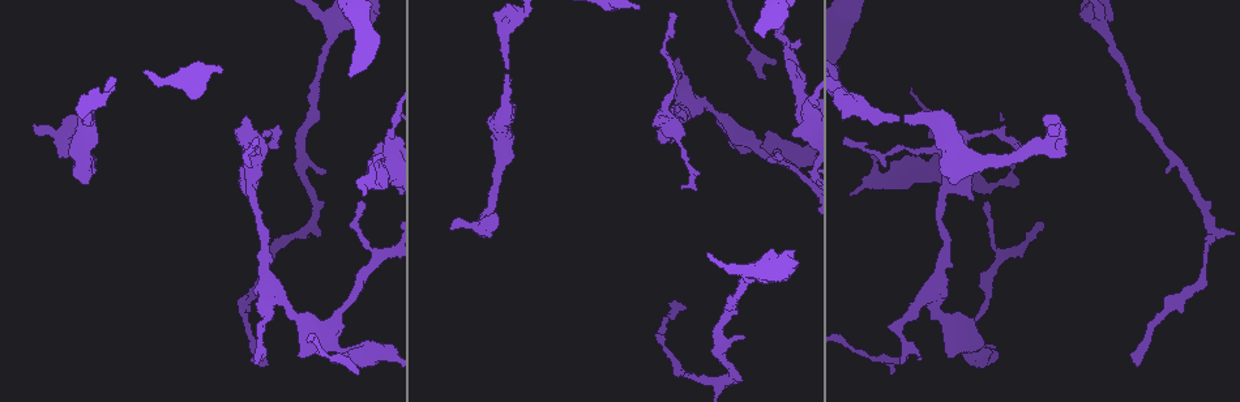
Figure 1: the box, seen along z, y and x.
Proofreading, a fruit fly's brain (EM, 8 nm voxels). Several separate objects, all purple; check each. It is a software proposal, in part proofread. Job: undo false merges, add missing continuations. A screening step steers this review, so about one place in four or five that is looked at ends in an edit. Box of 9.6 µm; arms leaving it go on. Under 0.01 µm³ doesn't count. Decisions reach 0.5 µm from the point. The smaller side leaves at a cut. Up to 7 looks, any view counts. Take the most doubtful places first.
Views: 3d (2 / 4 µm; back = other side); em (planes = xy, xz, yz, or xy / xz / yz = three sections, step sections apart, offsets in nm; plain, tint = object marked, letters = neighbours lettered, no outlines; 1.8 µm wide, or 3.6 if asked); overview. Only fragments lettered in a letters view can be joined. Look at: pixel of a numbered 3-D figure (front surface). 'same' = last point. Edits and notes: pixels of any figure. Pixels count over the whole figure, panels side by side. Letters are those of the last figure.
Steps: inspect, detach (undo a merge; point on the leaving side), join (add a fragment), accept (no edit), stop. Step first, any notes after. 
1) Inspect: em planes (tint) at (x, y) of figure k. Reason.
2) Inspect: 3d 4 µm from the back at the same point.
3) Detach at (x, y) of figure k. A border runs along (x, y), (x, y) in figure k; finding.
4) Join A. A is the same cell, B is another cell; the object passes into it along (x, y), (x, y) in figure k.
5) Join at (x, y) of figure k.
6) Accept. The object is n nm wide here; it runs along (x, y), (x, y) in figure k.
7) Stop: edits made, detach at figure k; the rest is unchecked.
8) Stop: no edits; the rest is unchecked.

Inspect: em planes (letters) at (797, 83) of figure 1. Stops while still wide.

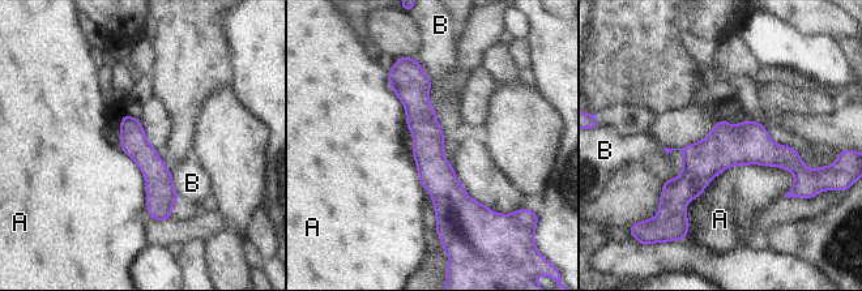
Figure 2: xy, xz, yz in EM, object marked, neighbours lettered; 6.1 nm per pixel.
Accept. A and B are other cells; no lettered fragment goes on from it.

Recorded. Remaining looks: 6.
Inspect: em planes (tint) at (918, 358) of figure 1. Thin end.

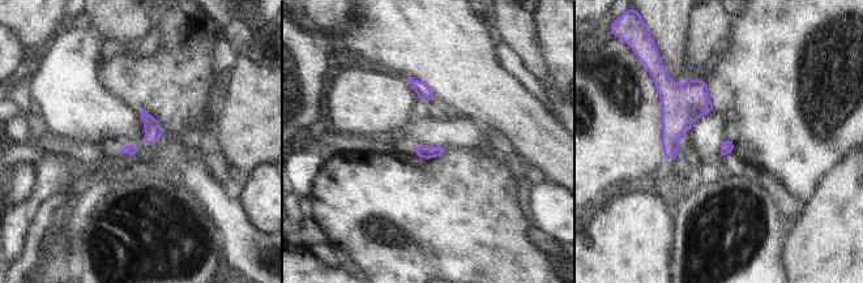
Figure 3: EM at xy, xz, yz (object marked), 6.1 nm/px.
Inspect: em planes (letters) at the same point. See the neighbours.

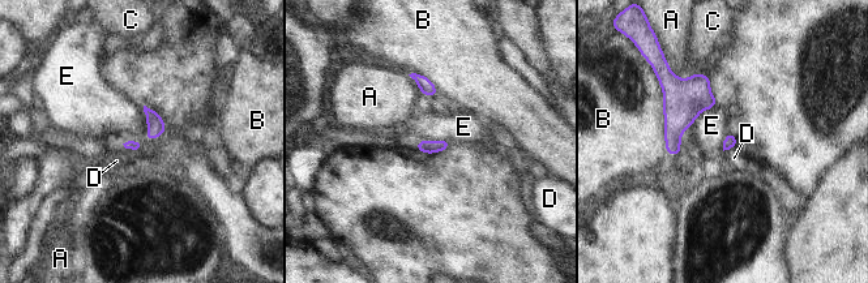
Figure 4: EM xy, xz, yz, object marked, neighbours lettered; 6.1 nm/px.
Accept. A, B, C, D and E are other cells; a border runs along (142, 106), (149, 141) in figure 4; no lettered fragment goes on from it.

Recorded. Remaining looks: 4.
Inspect: em planes (tint) at (499, 33) of figure 1. Sharp bend.

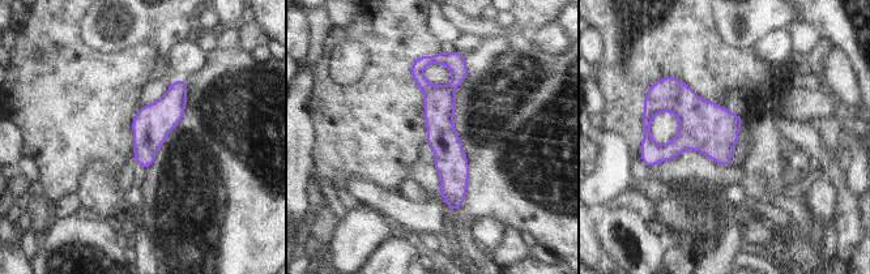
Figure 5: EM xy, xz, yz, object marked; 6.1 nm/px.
Inspect: em planes (letters) at the same point.

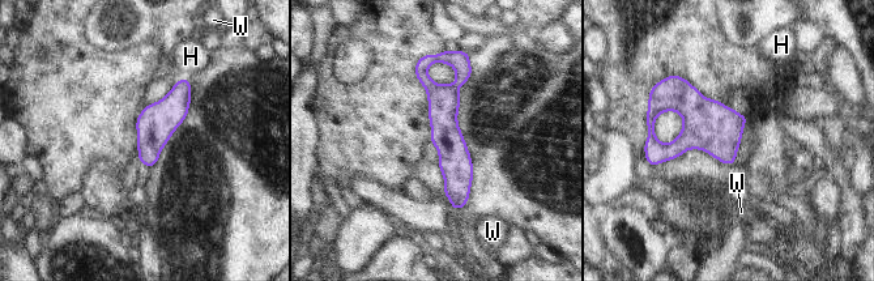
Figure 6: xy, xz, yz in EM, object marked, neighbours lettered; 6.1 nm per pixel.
Accept. H and W are other cells; a border runs along (183, 77), (187, 79) in figure 6; one neuron here.

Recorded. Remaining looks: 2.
Stop: no edits; the rest is unchecked.

